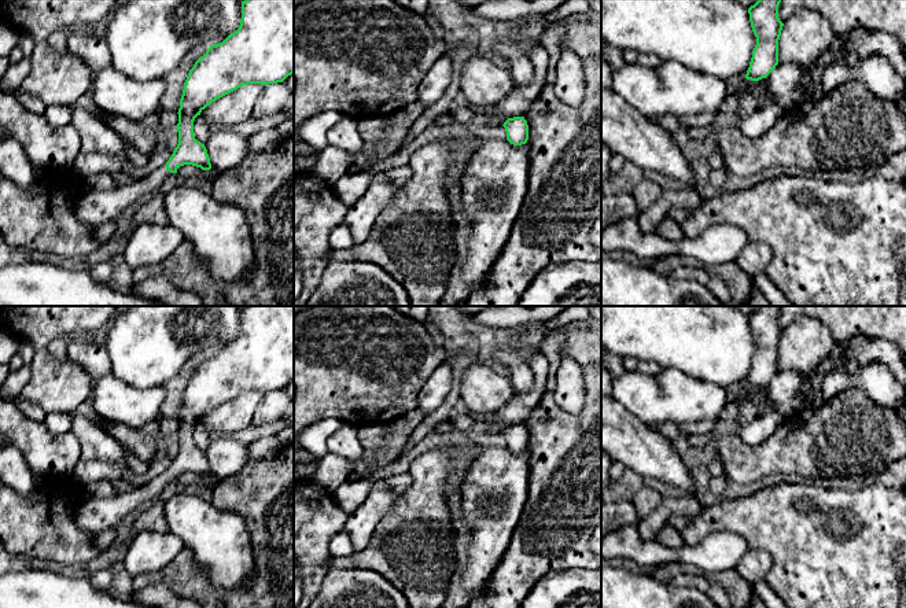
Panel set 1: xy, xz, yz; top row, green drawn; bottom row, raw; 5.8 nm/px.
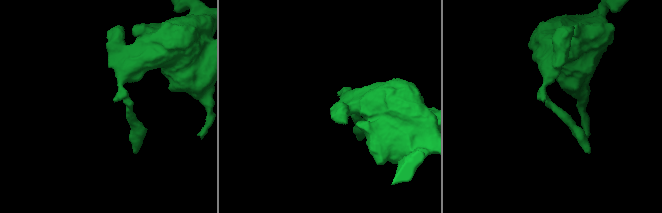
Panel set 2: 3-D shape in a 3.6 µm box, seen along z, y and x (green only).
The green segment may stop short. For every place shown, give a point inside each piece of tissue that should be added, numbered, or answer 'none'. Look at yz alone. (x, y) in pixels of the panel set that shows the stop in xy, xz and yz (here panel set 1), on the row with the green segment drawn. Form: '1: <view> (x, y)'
none

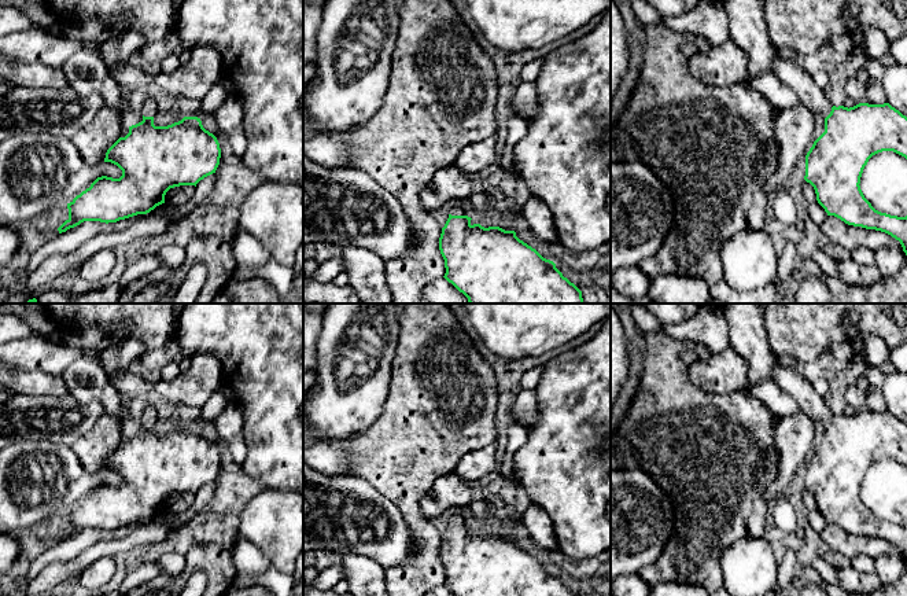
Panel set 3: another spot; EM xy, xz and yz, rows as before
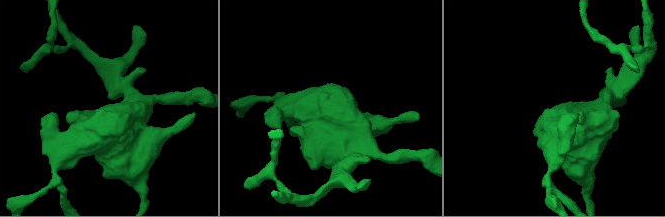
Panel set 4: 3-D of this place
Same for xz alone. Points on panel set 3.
1: xz (456, 210)

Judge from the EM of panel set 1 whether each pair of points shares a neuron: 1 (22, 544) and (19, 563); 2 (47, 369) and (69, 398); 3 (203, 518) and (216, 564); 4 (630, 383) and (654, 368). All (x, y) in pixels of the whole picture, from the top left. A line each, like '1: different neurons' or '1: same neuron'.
1: different neurons
2: same neuron
3: same neuron
4: different neurons

